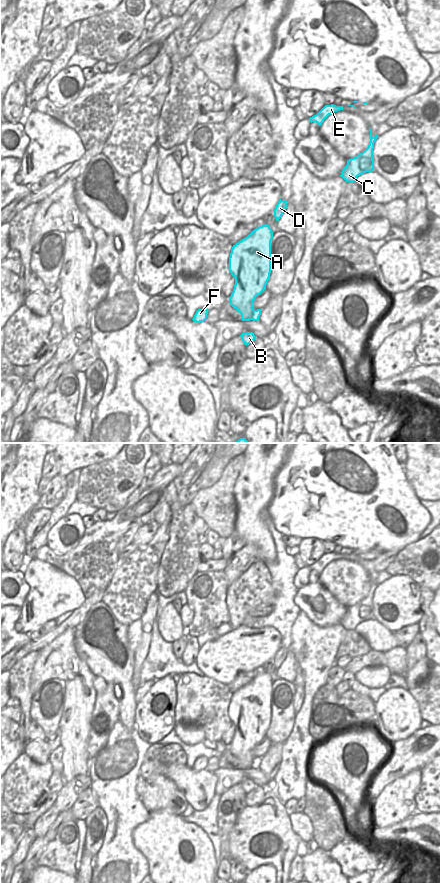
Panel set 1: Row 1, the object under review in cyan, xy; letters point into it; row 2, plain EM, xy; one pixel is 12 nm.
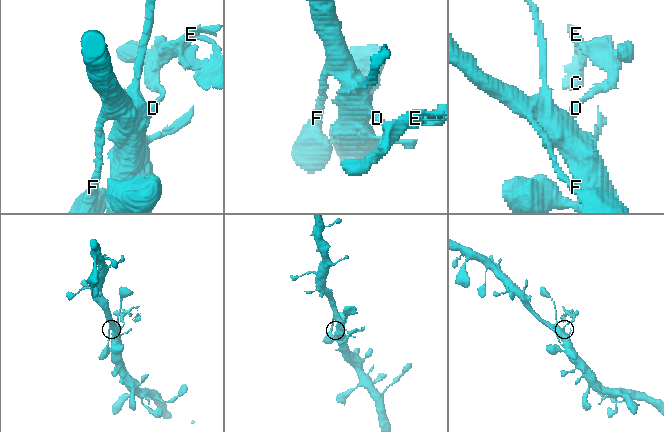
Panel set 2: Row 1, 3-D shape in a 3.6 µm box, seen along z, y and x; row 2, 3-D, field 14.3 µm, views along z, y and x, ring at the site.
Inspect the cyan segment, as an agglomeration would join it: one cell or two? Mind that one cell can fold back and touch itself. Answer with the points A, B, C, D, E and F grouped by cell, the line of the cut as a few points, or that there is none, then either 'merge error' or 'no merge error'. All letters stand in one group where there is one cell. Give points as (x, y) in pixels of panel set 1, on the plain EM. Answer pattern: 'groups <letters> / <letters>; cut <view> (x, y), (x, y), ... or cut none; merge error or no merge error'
groups A B F / C D E; cut xy (276, 666), (278, 668); merge error

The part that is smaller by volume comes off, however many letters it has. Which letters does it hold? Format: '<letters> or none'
C, D, E

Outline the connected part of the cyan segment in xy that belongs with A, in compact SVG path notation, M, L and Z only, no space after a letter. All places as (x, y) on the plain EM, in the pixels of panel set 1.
M264 672L233 693L229 719L235 726L230 753L241 762L242 769L258 769L262 757L255 758L253 749L265 737L271 721L273 679Z

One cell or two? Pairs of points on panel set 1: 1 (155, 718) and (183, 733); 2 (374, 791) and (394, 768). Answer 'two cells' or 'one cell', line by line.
1: two cells
2: one cell

